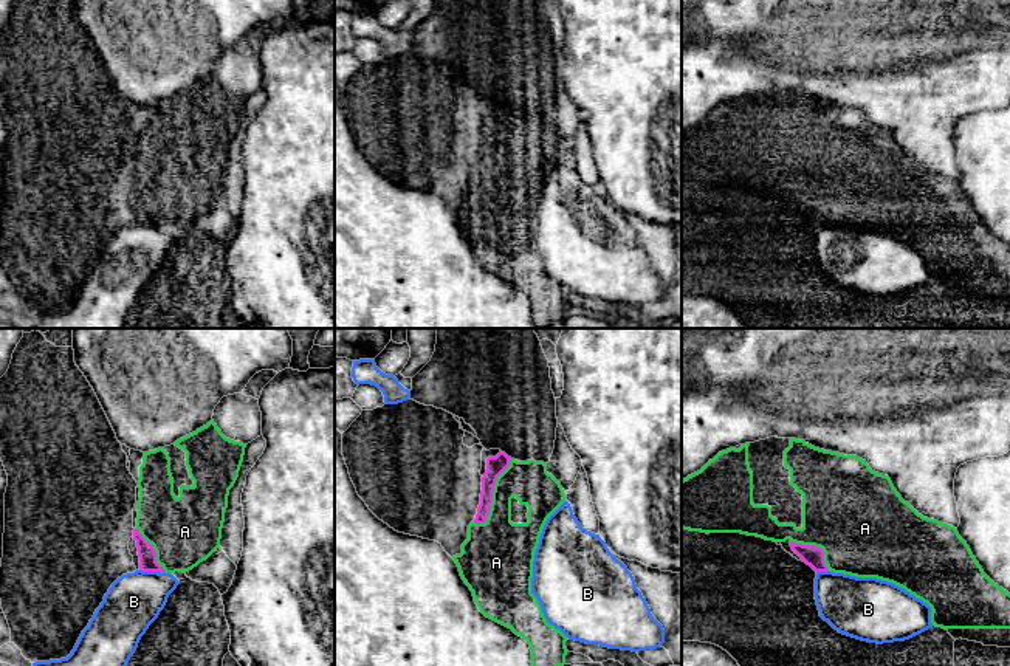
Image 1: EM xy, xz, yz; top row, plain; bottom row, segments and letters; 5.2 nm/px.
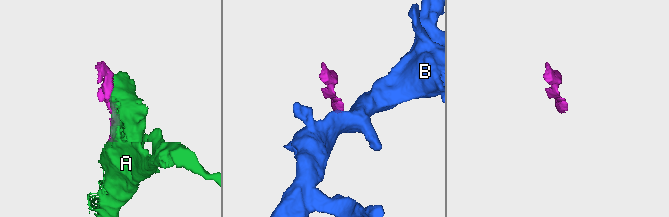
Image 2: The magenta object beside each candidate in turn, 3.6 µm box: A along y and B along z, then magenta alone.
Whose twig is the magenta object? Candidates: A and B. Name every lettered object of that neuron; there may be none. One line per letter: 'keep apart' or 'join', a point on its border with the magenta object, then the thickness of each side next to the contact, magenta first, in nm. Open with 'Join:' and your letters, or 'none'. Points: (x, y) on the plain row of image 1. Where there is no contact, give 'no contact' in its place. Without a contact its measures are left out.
Join: A
A: join | xz (491, 147) | 100/240 nm
B: keep apart | xy (152, 223) | 100/280 nm

